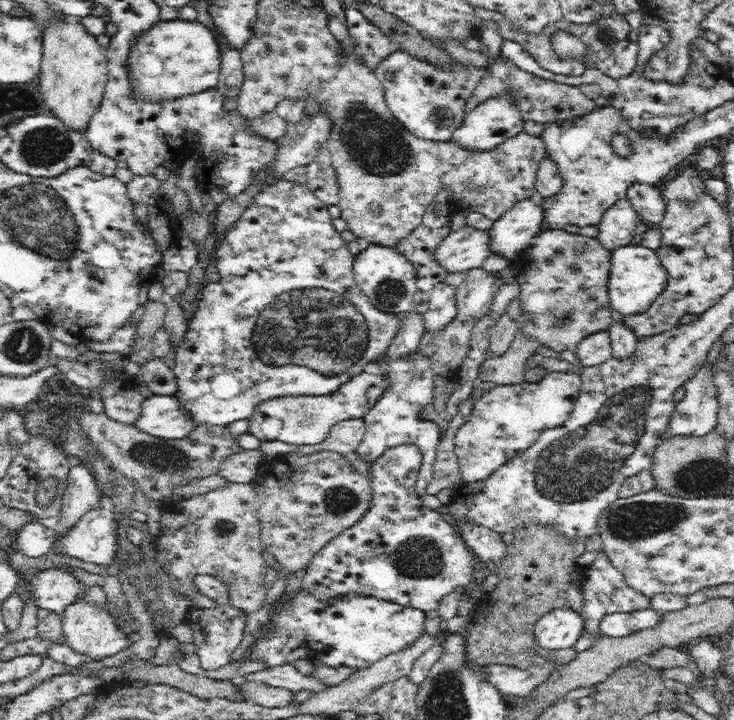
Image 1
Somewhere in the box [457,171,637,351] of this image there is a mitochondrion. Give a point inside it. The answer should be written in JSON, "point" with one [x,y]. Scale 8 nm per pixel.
{"point":[561,320]}

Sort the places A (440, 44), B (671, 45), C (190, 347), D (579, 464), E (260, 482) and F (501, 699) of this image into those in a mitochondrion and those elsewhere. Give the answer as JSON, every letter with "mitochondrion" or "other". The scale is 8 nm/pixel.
{"A":"other","B":"other","C":"other","D":"mitochondrion","E":"other","F":"other"}

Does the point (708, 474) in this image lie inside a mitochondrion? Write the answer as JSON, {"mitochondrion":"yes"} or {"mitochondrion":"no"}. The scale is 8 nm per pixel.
{"mitochondrion":"yes"}

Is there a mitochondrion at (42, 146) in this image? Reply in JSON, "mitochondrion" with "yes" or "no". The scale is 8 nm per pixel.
{"mitochondrion":"yes"}

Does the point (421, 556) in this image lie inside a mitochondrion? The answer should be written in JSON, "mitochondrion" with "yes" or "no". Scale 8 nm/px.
{"mitochondrion":"yes"}

